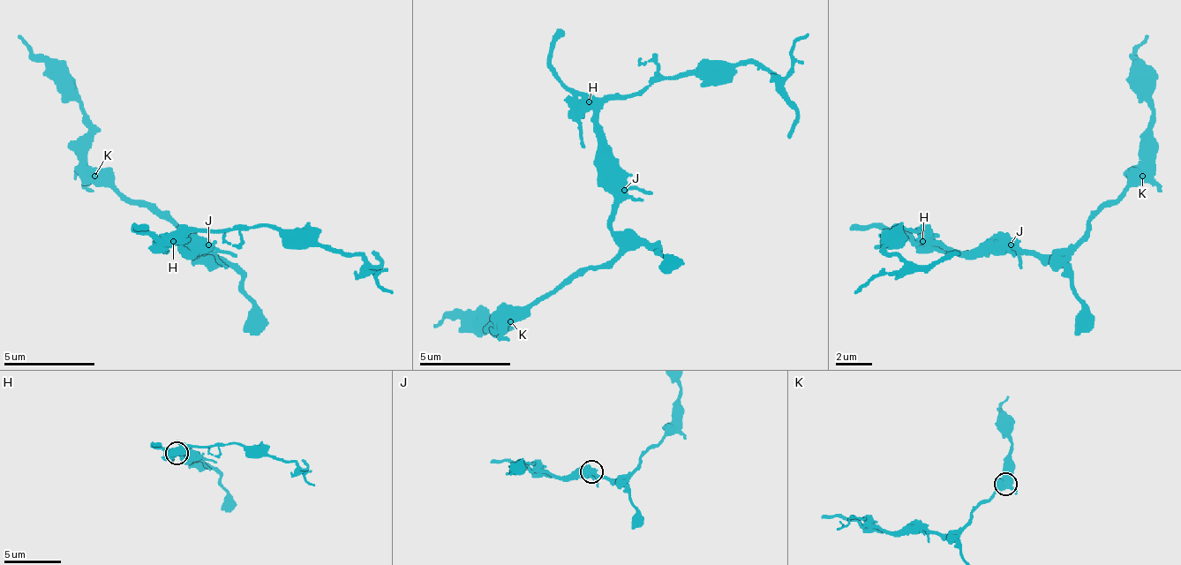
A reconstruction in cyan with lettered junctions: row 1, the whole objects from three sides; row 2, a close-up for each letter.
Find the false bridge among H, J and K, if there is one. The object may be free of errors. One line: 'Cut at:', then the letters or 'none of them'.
Cut at: H

